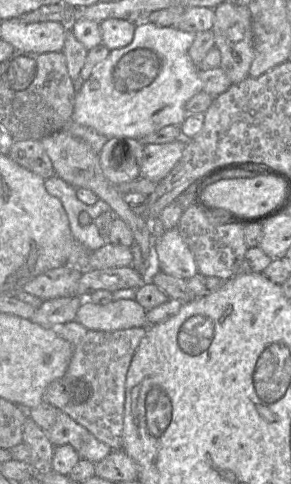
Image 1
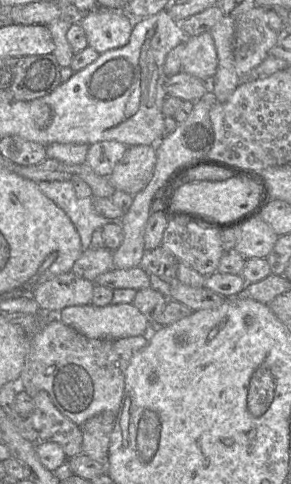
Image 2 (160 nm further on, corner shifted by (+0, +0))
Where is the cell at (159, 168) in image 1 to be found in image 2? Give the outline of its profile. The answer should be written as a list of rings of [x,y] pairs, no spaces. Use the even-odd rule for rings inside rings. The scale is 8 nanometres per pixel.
[[[156,145],[130,146],[107,178],[116,190],[134,196],[150,181],[155,163]]]

